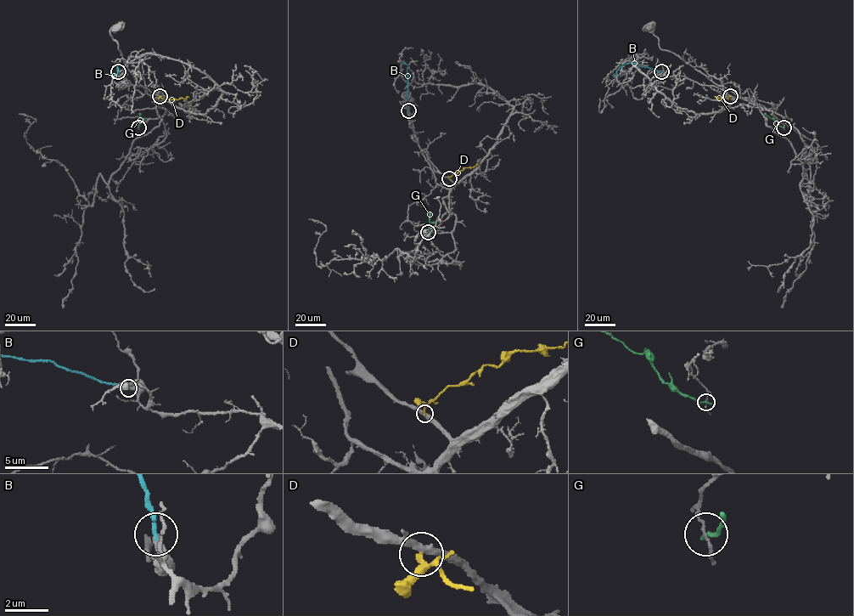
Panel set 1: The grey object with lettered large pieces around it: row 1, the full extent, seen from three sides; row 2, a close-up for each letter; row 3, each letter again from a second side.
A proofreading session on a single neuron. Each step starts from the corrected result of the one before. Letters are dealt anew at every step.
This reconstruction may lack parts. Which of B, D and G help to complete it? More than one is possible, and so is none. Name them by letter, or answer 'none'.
none

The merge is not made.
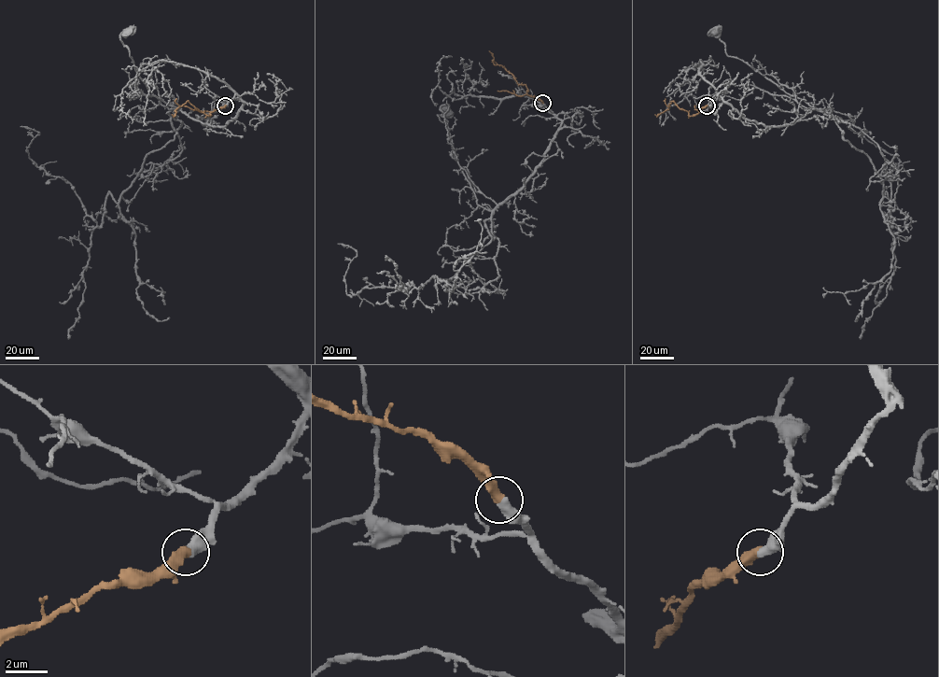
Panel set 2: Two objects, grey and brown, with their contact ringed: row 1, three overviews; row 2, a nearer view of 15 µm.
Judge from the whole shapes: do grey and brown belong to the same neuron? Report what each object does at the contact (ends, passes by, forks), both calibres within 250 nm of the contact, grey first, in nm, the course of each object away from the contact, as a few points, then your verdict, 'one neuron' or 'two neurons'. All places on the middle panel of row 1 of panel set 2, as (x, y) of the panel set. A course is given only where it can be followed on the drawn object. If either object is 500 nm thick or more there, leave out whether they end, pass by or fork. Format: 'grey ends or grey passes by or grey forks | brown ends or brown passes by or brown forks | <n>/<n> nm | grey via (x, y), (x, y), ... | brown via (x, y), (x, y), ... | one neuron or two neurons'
500/480 nm | grey via (542, 103), (561, 121), (544, 160), (488, 210), (455, 160), (438, 116), (447, 112) | brown via (542, 103), (529, 96), (525, 85), (519, 85), (500, 64), (495, 64), (489, 51) | one neuron

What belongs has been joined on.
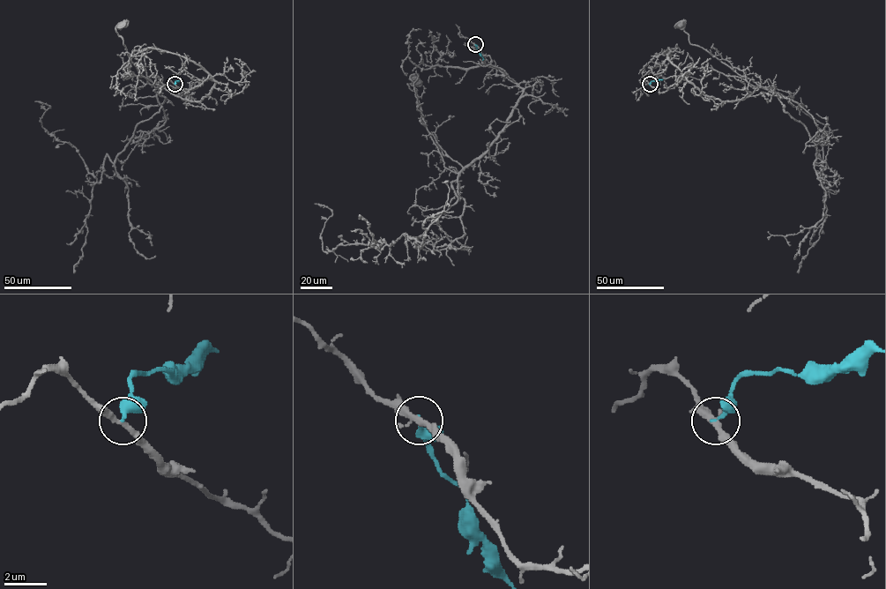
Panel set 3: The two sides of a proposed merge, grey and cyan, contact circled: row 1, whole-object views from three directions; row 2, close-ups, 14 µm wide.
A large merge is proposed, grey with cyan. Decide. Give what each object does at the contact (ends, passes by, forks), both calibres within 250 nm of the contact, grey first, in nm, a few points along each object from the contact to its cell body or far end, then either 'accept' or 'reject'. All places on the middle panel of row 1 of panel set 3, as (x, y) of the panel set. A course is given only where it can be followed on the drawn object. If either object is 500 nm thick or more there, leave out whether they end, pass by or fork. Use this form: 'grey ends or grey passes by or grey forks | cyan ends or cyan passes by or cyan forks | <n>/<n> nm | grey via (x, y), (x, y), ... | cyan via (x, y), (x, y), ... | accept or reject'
grey forks | cyan ends | 220/280 nm | grey via (475, 45), (523, 93), (499, 136), (457, 173), (443, 166), (424, 125), (416, 91), (407, 85), (416, 81) | cyan via (475, 45), (482, 60) | reject

